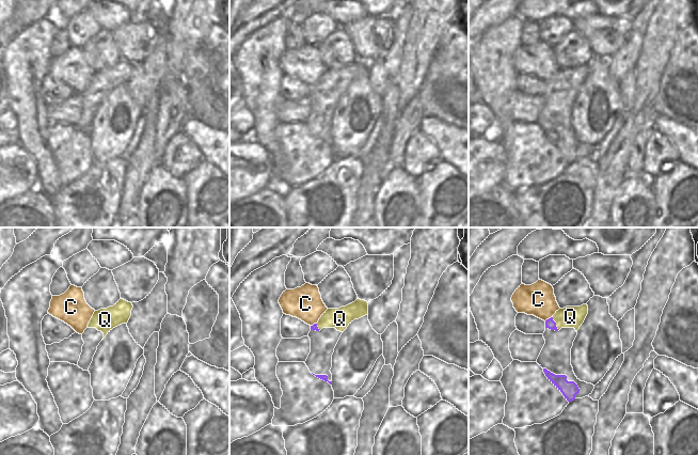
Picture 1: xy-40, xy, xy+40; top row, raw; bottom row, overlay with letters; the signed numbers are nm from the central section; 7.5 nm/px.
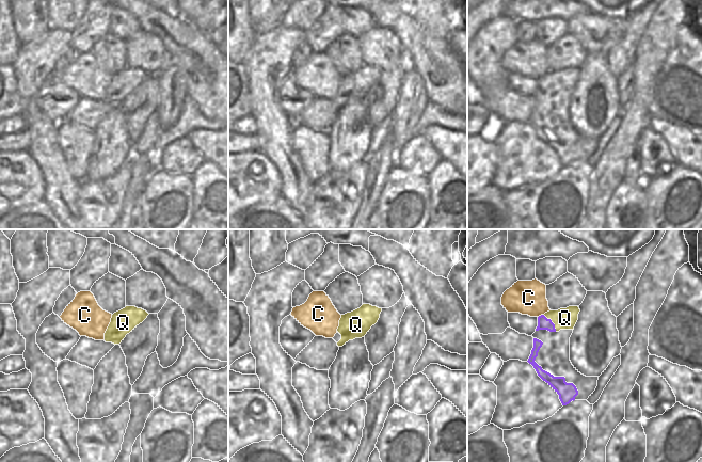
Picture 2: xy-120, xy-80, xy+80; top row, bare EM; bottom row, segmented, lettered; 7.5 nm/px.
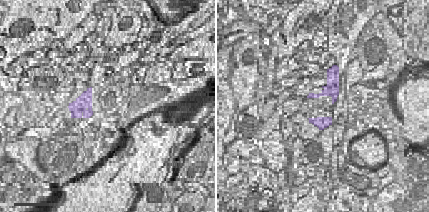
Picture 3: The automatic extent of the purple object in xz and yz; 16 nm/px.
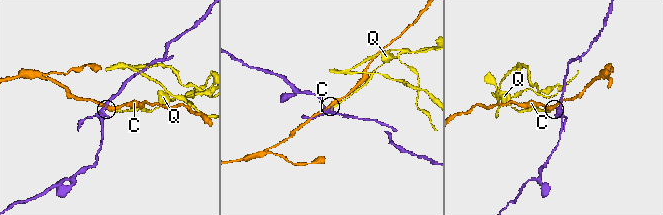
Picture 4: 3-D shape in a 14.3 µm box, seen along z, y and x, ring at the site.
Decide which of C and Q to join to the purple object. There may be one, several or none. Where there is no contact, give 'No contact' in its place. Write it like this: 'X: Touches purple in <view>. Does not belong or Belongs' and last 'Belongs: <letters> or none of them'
C: Touches purple in xy+40. Does not belong
Q: Touches purple in xy+40. Does not belong
Belongs: none of them

